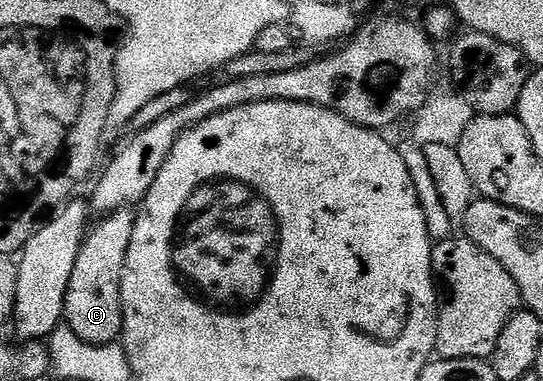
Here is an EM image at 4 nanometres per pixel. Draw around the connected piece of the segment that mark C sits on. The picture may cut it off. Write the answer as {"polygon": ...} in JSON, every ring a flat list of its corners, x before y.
{"polygon":[[113,212,99,222,101,224,96,229,93,227,84,237,66,290,63,319,83,343,115,344,124,331,124,311,120,297,122,274,126,266,126,254,130,250,130,238,134,238,136,212]]}

